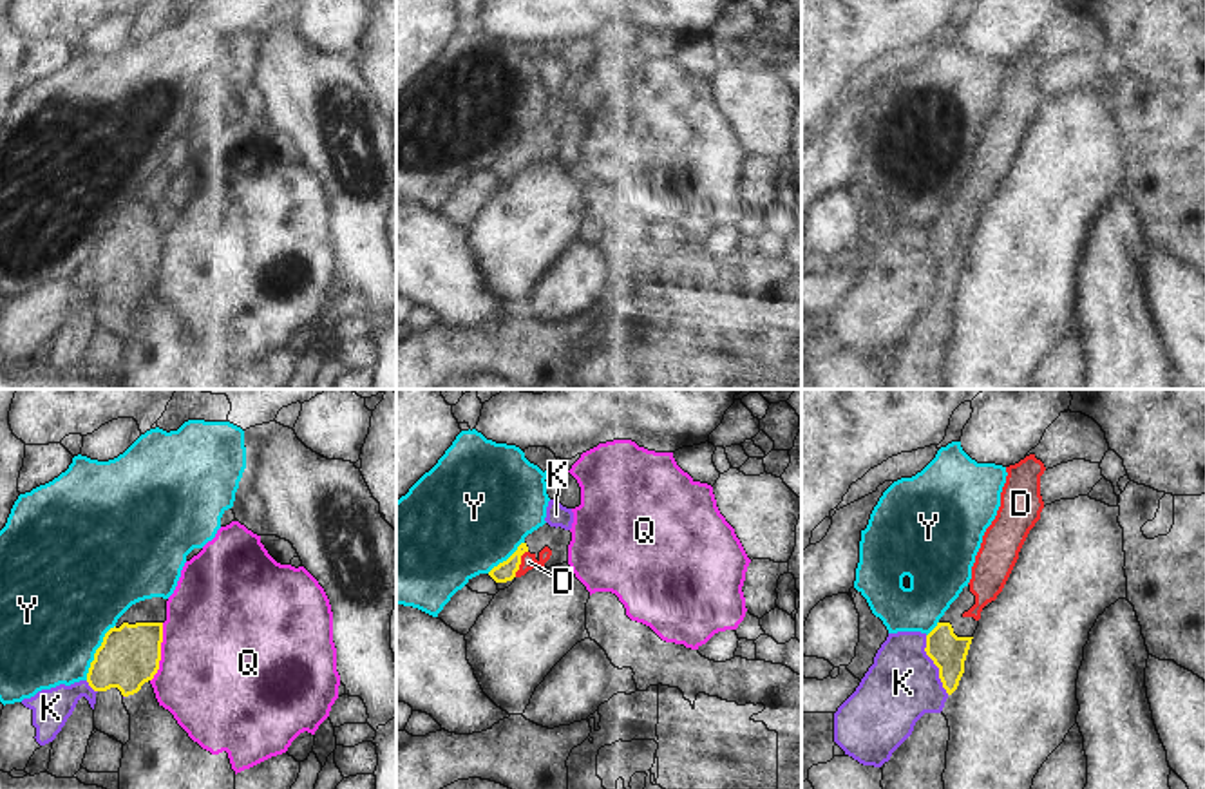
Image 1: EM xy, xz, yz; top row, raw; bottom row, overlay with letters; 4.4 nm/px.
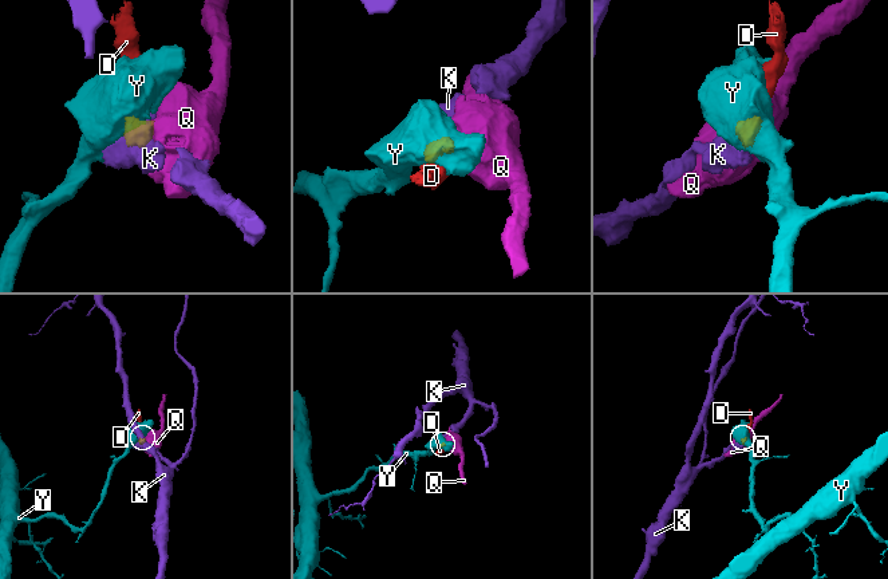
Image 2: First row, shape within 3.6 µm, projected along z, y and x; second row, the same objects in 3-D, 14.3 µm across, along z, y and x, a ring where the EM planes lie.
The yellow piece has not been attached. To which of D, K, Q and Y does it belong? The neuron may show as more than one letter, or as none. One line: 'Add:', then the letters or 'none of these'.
Add: D.

